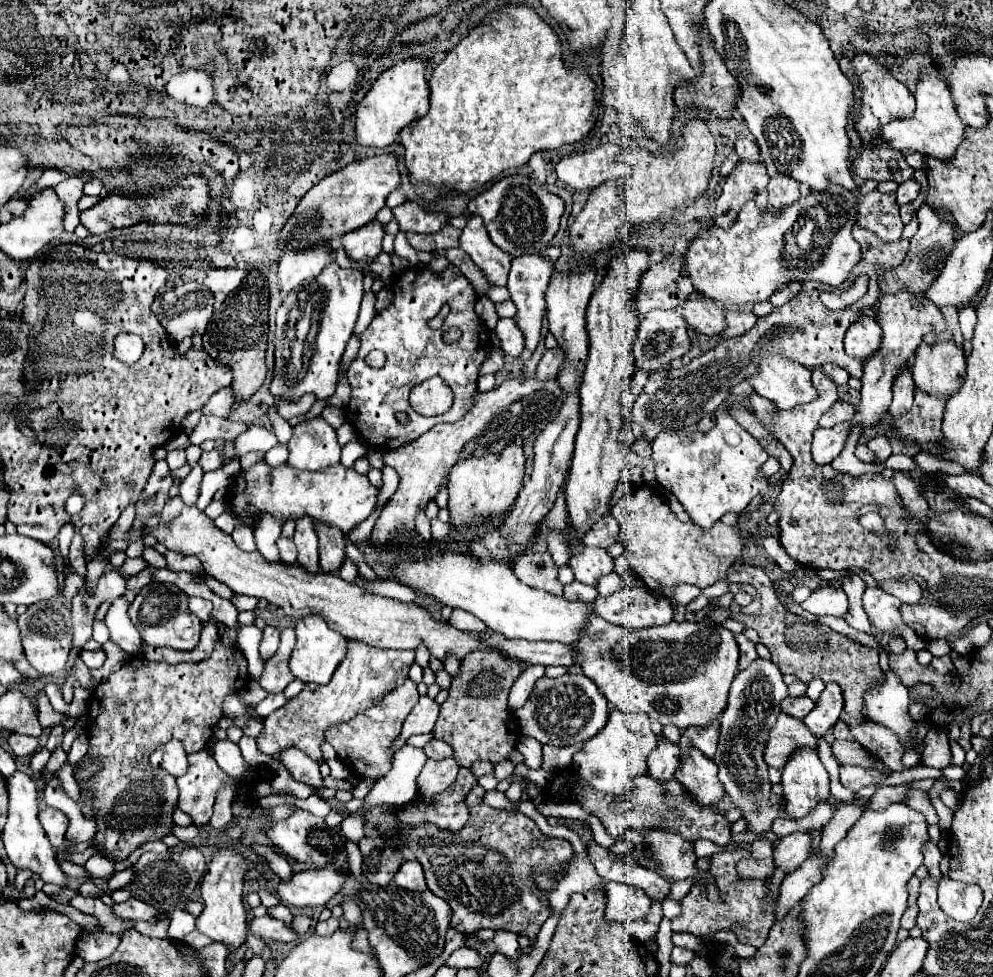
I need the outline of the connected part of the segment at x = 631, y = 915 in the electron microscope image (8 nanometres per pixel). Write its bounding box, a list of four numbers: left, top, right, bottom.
[606,882,652,924]

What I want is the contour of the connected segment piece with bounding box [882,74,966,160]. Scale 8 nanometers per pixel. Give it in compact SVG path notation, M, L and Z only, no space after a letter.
M922 74L918 78L914 98L916 98L914 116L906 120L890 120L890 124L882 128L882 138L888 140L890 146L902 154L920 152L922 156L936 156L940 160L950 160L956 152L956 146L962 142L962 132L966 126L956 114L954 100L950 96L946 82L936 76Z

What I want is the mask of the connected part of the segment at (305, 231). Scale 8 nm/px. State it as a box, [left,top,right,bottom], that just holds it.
[282,154,400,248]

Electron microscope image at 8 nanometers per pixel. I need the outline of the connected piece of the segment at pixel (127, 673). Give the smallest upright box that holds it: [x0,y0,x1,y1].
[82,640,250,860]

